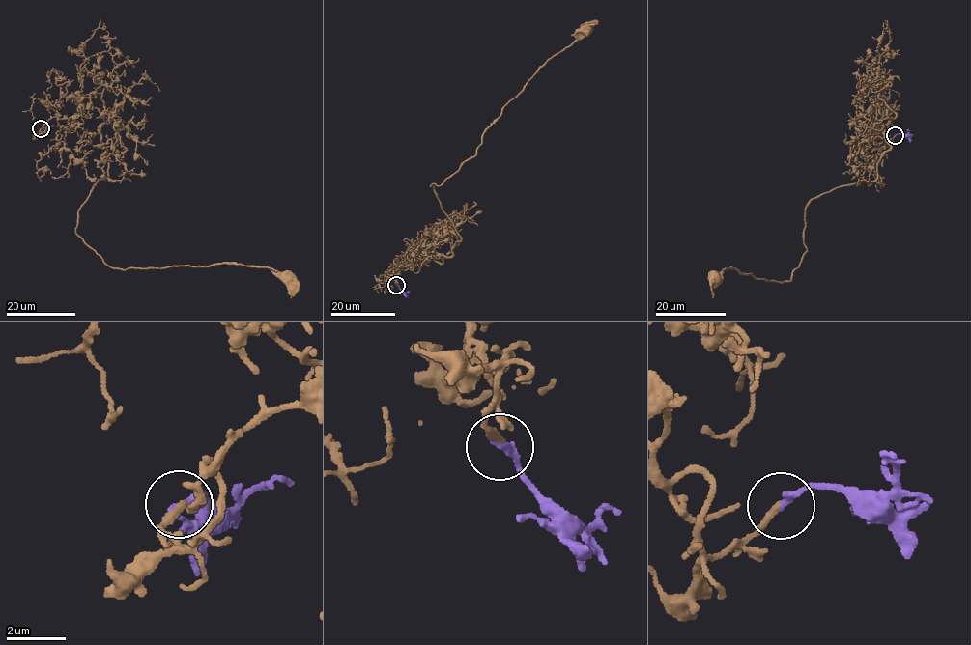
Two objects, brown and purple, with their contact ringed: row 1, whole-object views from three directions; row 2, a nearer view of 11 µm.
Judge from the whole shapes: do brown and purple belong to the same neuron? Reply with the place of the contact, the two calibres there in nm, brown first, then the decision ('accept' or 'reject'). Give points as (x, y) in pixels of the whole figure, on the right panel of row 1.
at (895, 135); 240 nm thick on the brown side, 240 nm on the other; reject

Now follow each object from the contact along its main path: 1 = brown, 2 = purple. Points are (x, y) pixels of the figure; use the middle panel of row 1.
1: (397, 284), (411, 250), (448, 257), (461, 240), (430, 185), (476, 153), (501, 110), (587, 27)
2: (397, 285), (406, 294), (410, 292)

